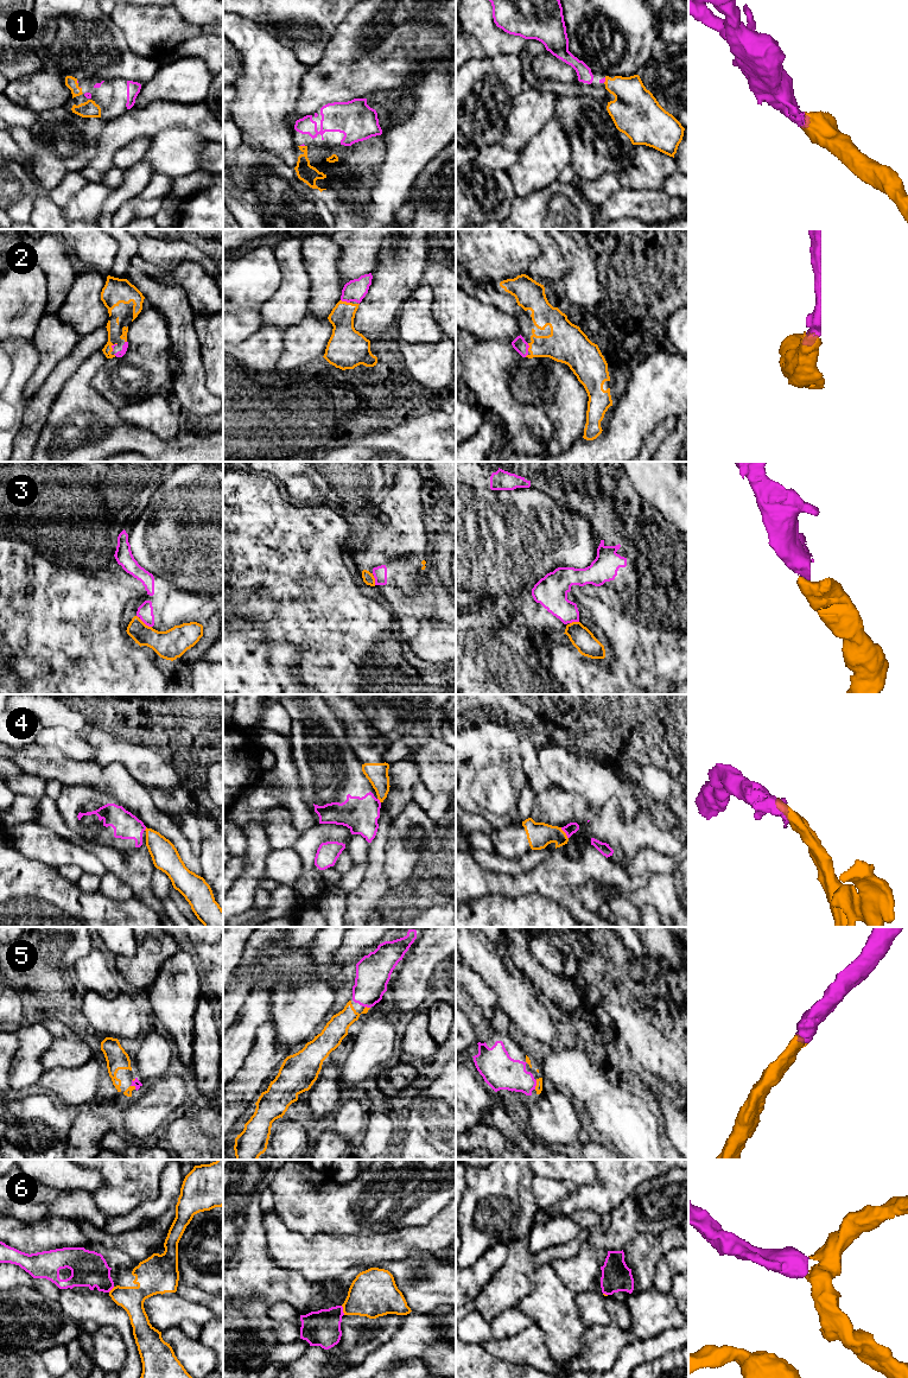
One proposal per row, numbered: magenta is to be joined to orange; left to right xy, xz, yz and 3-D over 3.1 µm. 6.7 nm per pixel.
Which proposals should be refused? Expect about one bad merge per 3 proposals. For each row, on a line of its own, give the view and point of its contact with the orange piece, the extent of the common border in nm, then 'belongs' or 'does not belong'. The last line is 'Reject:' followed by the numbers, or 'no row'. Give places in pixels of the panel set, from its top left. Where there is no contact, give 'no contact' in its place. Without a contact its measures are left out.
1: yz (605, 80) | 40 nm | belongs
2: xz (345, 302) | 70 nm | belongs
3: xy (143, 622) | 130 nm | does not belong
4: yz (565, 833) | 90 nm | does not belong
5: yz (537, 1085) | 70 nm | belongs
6: xz (343, 1310) | 70 nm | does not belong
Reject: 3, 4, 6

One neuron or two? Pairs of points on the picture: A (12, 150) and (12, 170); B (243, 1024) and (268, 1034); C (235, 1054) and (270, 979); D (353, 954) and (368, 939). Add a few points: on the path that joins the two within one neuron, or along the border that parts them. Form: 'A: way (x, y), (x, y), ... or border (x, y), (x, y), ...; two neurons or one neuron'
A: border (12, 158), (18, 159); two neurons
B: border (270, 1018), (256, 1029), (253, 1046), (246, 1055); two neurons
C: way (241, 1035), (254, 1014), (260, 998); one neuron
D: way (356, 951), (364, 942); one neuron

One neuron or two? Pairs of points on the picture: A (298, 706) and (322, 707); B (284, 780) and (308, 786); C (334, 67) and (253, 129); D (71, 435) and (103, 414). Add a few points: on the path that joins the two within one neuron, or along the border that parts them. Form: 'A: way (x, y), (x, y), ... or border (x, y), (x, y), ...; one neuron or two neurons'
A: way (304, 707), (316, 707); one neuron
B: border (304, 773), (297, 785); two neurons
C: border (308, 68), (300, 82), (297, 107), (287, 118); two neurons
D: way (80, 431), (88, 423), (95, 423); one neuron

